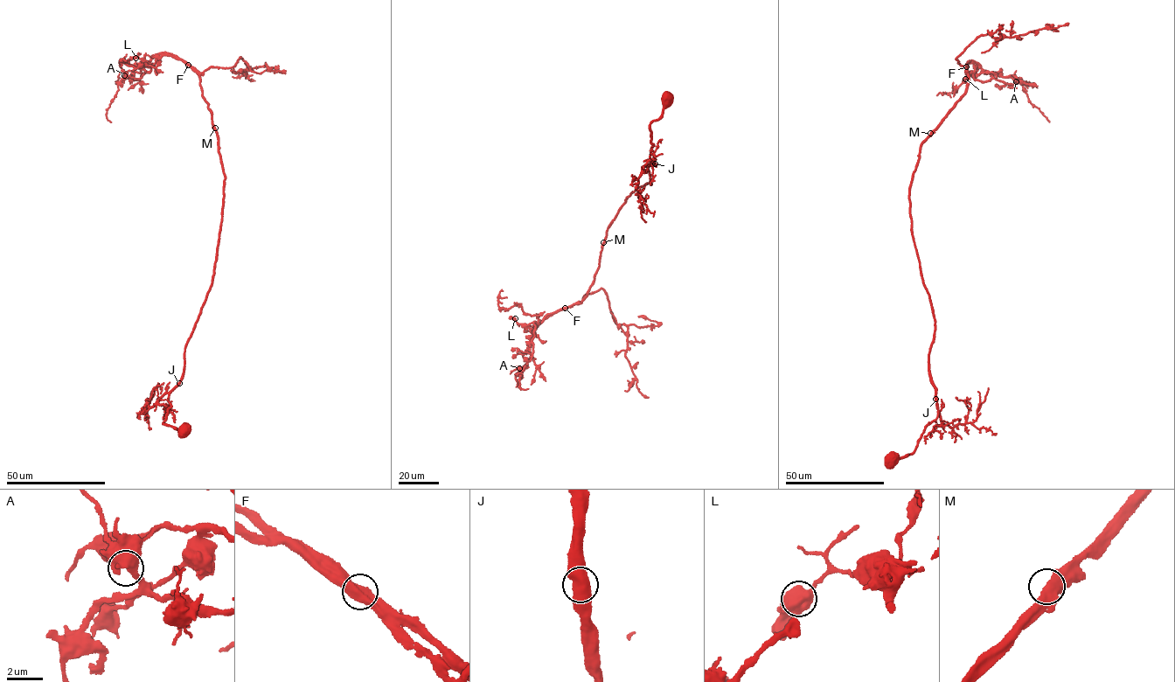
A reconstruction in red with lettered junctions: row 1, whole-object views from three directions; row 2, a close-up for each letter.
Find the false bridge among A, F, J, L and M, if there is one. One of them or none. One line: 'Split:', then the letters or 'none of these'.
Split: F

